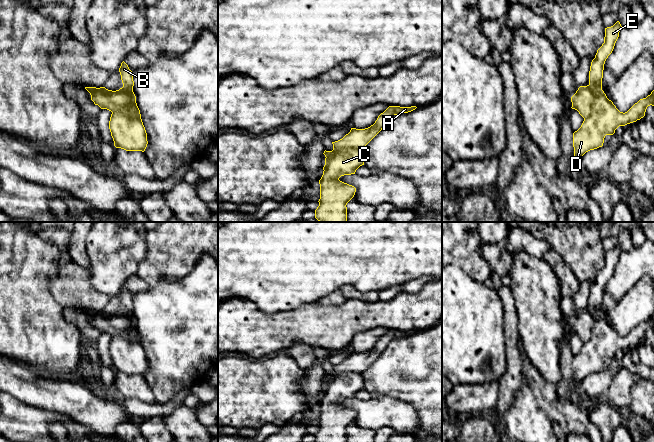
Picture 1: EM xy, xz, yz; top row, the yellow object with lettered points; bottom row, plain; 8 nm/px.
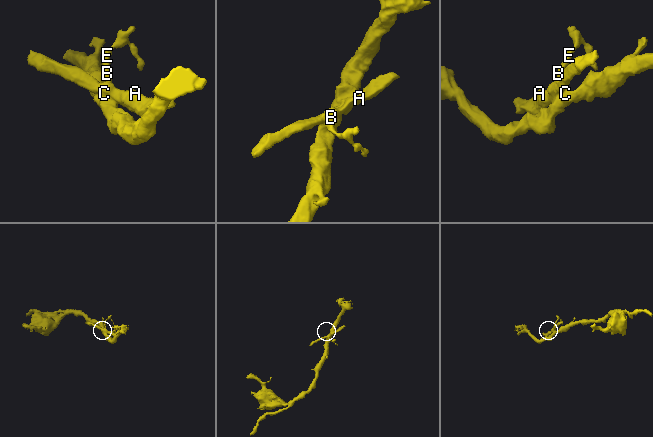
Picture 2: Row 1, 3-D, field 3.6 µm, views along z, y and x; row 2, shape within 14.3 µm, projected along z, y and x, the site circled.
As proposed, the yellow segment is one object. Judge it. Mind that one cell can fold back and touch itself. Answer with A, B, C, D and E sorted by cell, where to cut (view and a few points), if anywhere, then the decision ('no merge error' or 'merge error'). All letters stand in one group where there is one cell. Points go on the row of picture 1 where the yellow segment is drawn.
groups A / B C D E; cut xz (361, 149), (340, 147), (326, 157); merge error

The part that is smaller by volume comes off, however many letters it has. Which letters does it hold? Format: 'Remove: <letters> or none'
Remove: A

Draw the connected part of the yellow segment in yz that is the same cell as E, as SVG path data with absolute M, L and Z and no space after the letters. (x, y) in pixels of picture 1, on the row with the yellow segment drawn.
M617 21L613 26L605 28L604 43L597 50L591 62L589 85L595 98L591 114L584 119L581 127L573 133L575 164L582 156L603 146L606 135L613 135L619 126L636 122L645 116L648 106L654 106L654 90L646 98L640 99L627 112L620 112L602 90L604 64L612 53L622 26Z

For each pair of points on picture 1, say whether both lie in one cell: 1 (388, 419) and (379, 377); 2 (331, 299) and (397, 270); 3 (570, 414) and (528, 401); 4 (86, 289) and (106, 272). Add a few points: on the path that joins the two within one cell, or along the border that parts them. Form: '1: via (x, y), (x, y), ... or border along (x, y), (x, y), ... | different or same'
1: border along (372, 396), (390, 395), (406, 401) | different
2: border along (339, 288), (318, 300) | different
3: border along (527, 383), (537, 403), (553, 422) | different
4: border along (89, 268), (90, 285), (110, 297) | different

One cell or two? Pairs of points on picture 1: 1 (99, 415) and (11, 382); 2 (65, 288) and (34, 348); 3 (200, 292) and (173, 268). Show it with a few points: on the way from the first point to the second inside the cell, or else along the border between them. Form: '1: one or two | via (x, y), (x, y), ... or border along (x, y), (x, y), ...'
1: one | via (77, 402), (70, 398), (33, 390)
2: two | border along (53, 279), (49, 285), (49, 292), (63, 307)
3: two | border along (198, 259), (193, 268), (181, 278), (160, 281)

